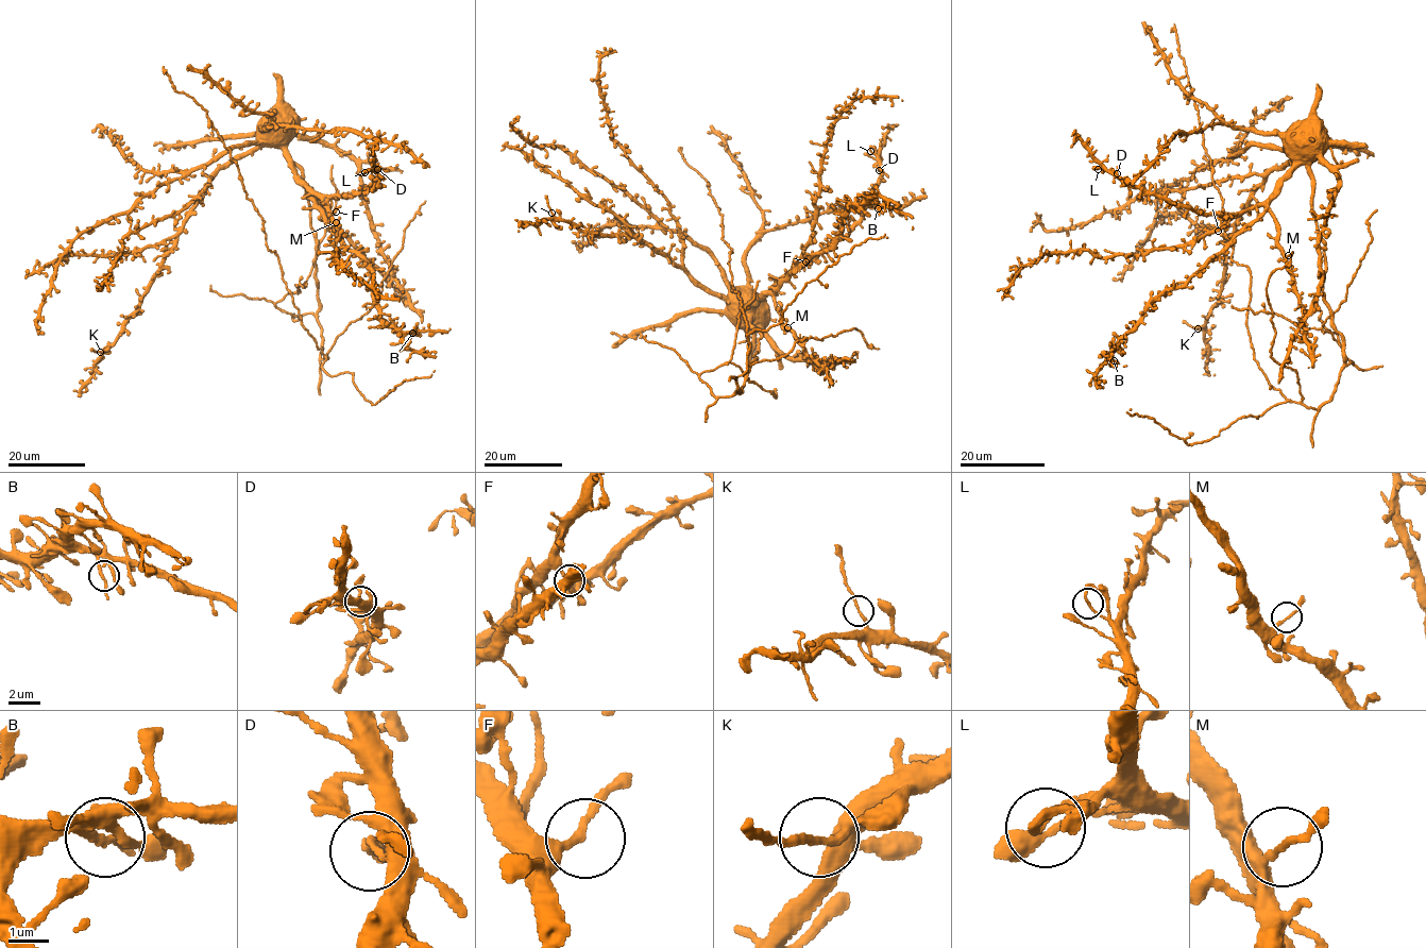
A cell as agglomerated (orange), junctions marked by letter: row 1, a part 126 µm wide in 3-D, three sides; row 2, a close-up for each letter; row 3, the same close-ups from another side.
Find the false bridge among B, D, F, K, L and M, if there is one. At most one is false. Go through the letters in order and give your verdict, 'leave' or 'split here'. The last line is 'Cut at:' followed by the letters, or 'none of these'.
B: leave
D: leave
F: leave
K: split here
L: leave
M: leave
Cut at: K

